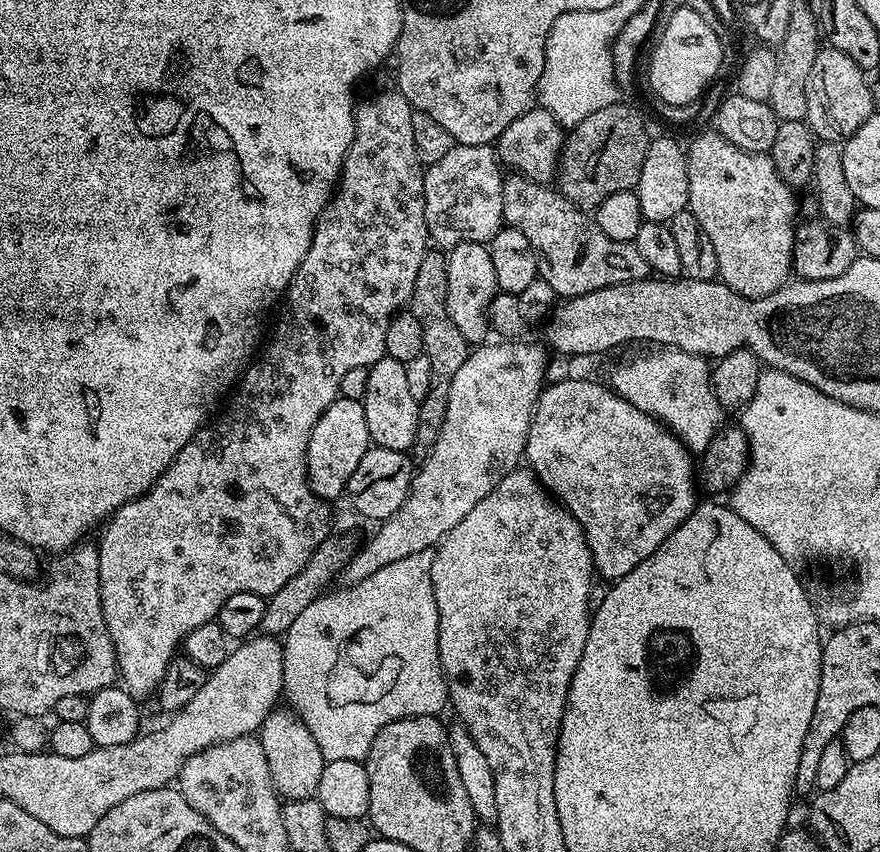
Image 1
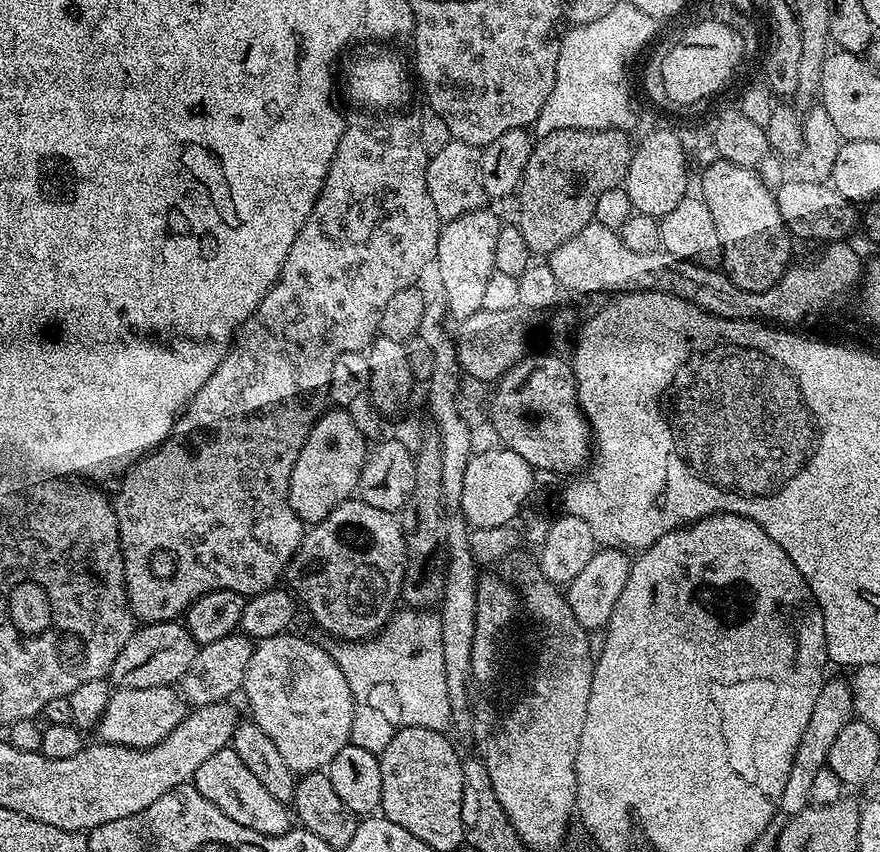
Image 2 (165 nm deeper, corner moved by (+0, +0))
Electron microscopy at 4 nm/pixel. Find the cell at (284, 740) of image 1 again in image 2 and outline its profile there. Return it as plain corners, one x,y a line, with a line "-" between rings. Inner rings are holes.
290,635
266,637
253,647
242,696
248,699
250,719
266,730
292,772
319,772
350,743
356,703
331,651
304,636

